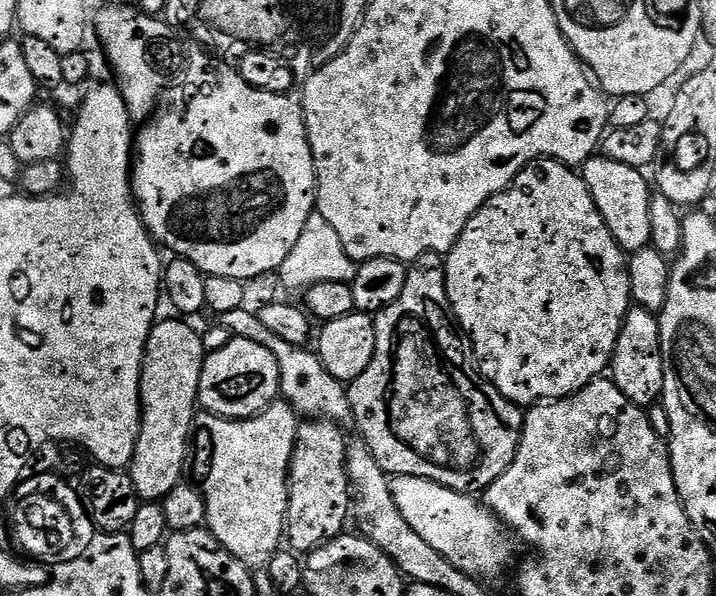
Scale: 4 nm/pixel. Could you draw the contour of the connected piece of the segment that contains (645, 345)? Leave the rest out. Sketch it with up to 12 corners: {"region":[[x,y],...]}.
{"region":[[628,309],[610,379],[632,402],[664,394],[655,312]]}

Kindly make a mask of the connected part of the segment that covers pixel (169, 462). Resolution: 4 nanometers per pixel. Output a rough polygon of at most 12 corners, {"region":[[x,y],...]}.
{"region":[[152,327],[130,465],[144,502],[185,479],[203,338]]}

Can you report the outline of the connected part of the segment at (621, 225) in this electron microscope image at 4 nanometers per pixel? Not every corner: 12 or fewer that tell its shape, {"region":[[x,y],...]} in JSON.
{"region":[[603,154],[582,175],[625,253],[652,243],[654,192],[639,168]]}

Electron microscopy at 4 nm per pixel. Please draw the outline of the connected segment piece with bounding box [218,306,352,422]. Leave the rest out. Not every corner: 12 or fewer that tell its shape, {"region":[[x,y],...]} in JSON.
{"region":[[245,306],[222,313],[233,337],[274,354],[280,396],[301,417],[351,421],[345,381],[315,351],[282,342]]}

